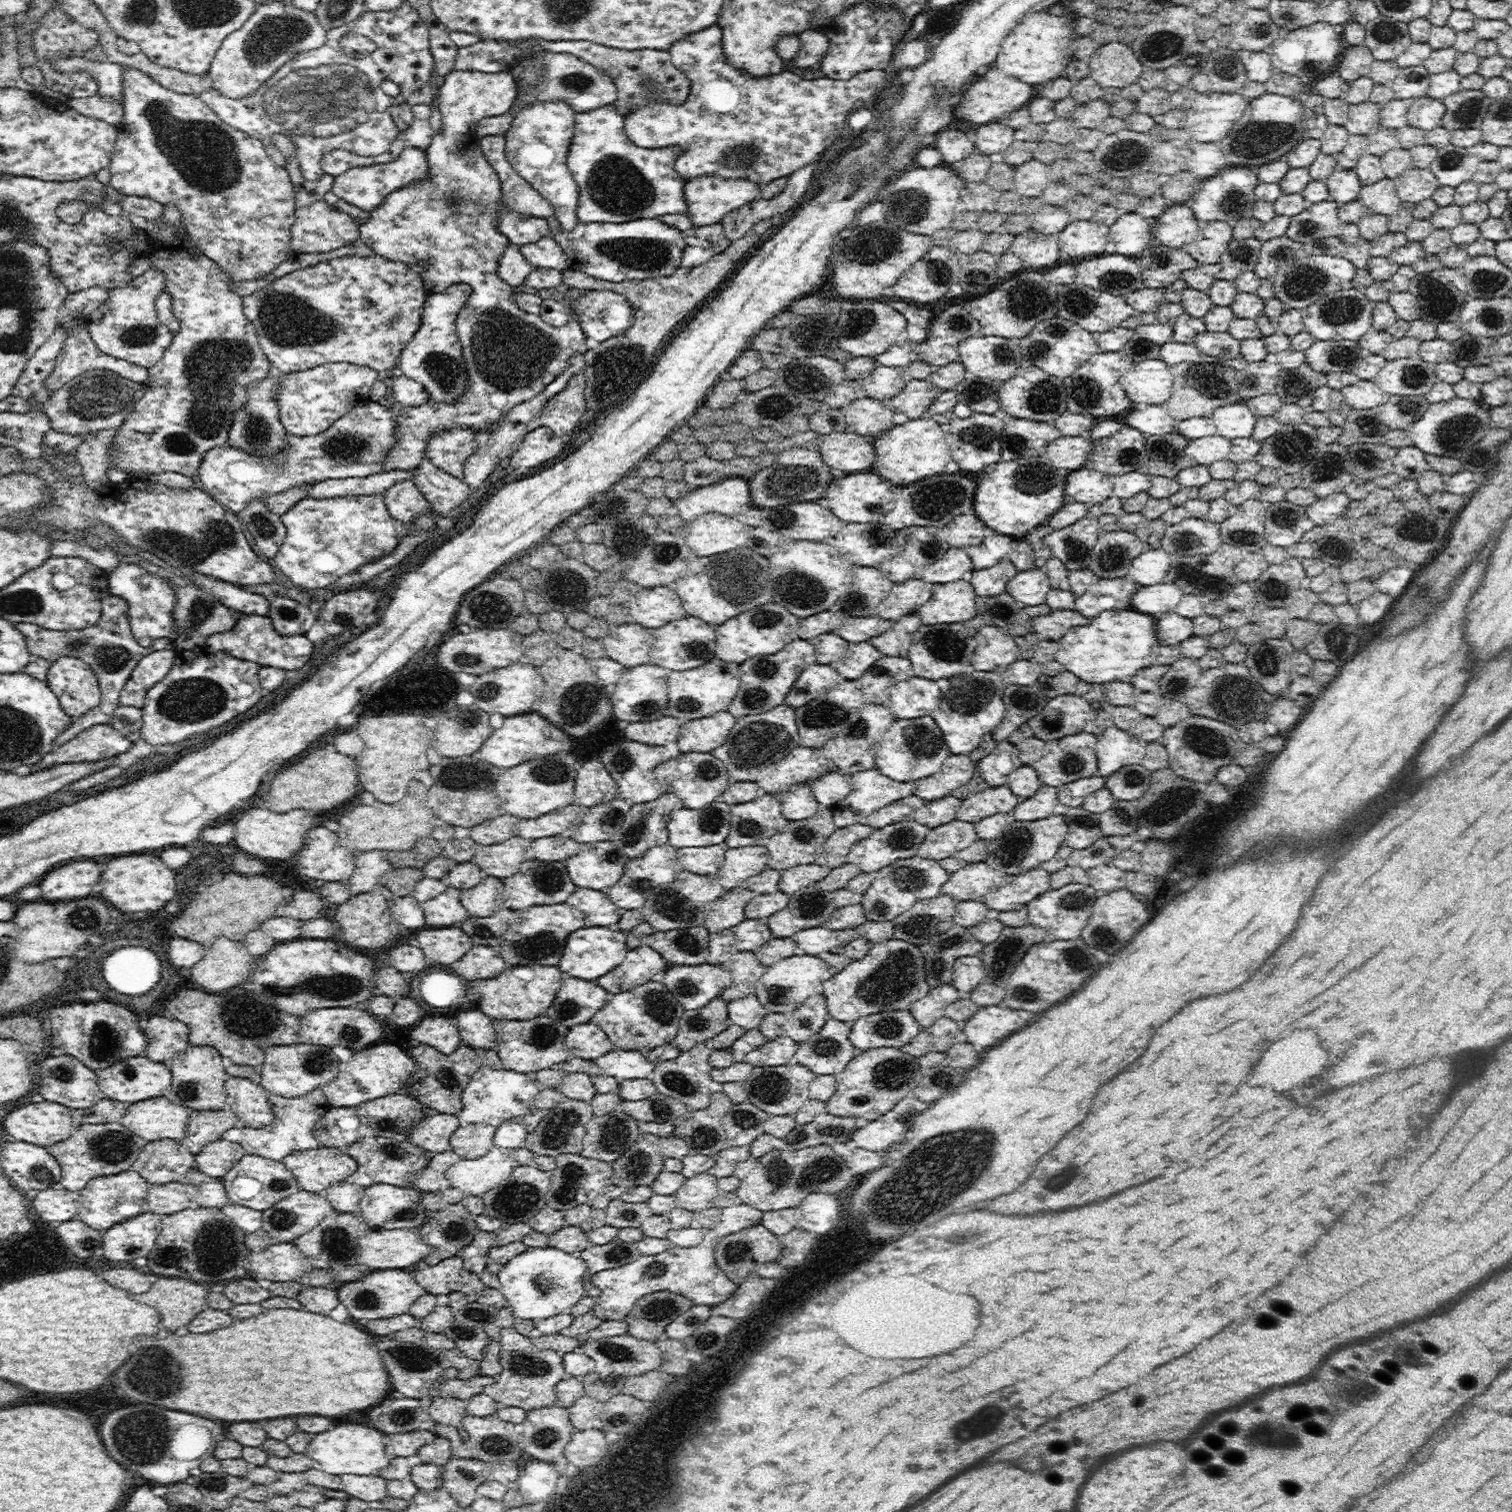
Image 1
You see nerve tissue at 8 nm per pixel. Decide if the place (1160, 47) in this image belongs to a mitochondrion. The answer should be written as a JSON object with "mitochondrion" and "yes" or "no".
{"mitochondrion":"yes"}

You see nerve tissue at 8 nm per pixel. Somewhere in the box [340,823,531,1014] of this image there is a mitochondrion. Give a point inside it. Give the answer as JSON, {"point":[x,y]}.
{"point":[483,932]}

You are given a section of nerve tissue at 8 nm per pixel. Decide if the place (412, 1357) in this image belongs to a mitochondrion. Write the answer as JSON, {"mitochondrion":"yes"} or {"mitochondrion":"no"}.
{"mitochondrion":"yes"}

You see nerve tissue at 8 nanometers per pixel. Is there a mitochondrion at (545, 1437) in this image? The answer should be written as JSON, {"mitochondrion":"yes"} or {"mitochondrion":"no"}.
{"mitochondrion":"yes"}

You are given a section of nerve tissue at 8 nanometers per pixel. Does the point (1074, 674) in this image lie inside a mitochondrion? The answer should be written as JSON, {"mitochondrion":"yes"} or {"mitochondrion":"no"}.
{"mitochondrion":"no"}

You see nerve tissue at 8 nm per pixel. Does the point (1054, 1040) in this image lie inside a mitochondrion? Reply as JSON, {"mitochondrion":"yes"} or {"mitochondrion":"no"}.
{"mitochondrion":"no"}

